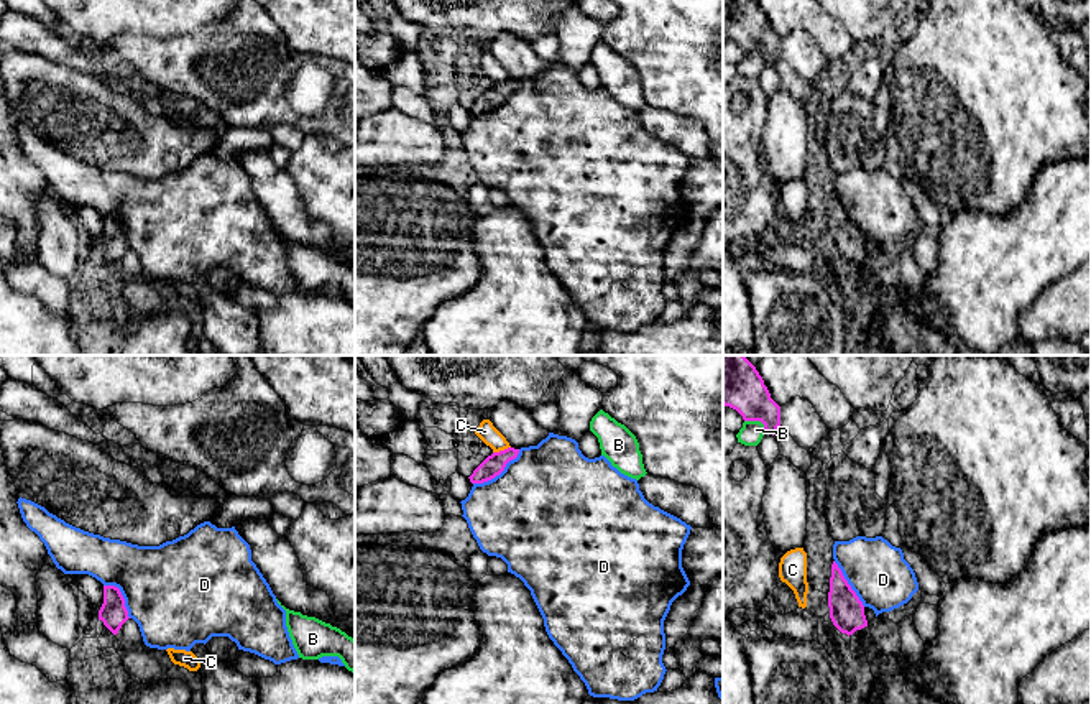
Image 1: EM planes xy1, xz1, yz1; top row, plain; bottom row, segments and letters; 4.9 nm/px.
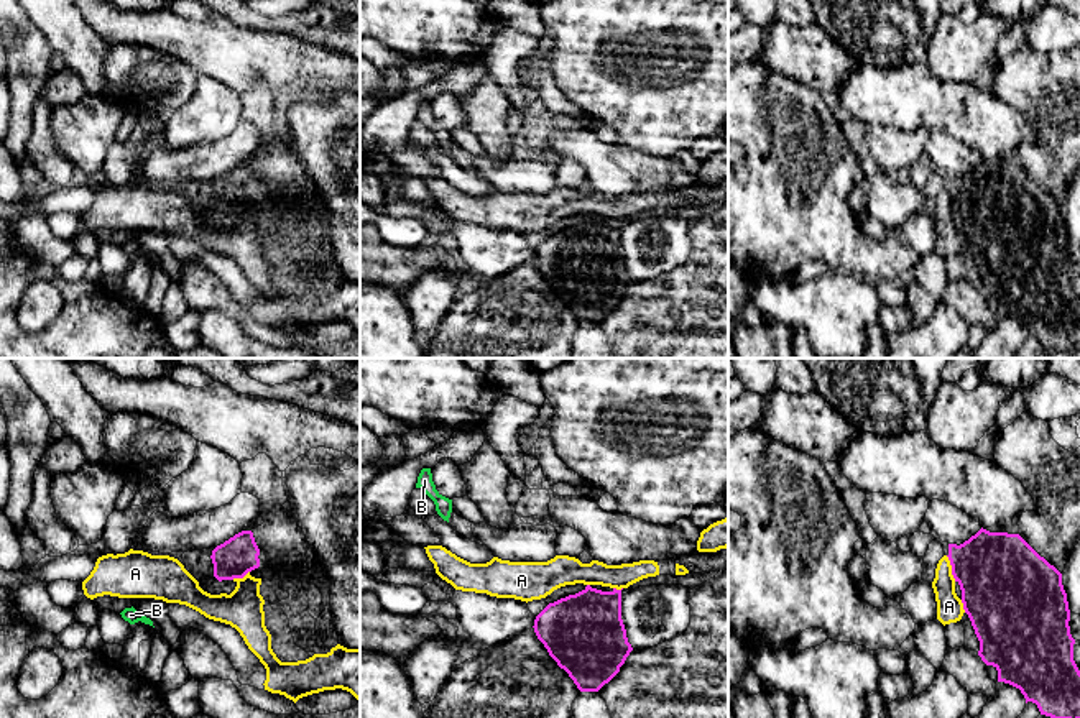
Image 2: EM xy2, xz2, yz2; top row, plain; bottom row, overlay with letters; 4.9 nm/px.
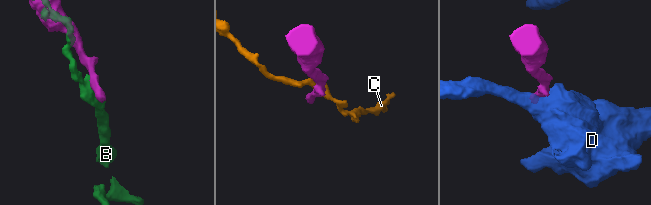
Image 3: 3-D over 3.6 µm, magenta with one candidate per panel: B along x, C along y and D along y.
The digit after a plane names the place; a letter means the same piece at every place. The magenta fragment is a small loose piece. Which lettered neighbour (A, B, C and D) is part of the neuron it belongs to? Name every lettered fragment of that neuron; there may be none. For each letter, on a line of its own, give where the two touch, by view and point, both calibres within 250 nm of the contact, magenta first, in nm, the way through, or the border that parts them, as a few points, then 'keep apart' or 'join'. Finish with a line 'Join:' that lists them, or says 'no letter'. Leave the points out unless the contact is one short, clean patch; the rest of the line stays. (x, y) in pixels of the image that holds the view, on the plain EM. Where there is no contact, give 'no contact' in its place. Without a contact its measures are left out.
A: contact yz2 (952, 201); calibres 420 and 130 nm; border yz2 (946, 188), (955, 212); keep apart
B: contact yz1 (758, 51); calibres 200 and 120 nm; border yz1 (745, 51), (758, 51), (766, 63); keep apart
C: contact xz1 (501, 83); calibres 100 and 90 nm; border xz1 (510, 78), (493, 84); keep apart
D: contact xz1 (498, 106); calibres 100 and 500 nm; border xz1 (520, 81), (498, 106), (474, 115); keep apart
Join: no letter

